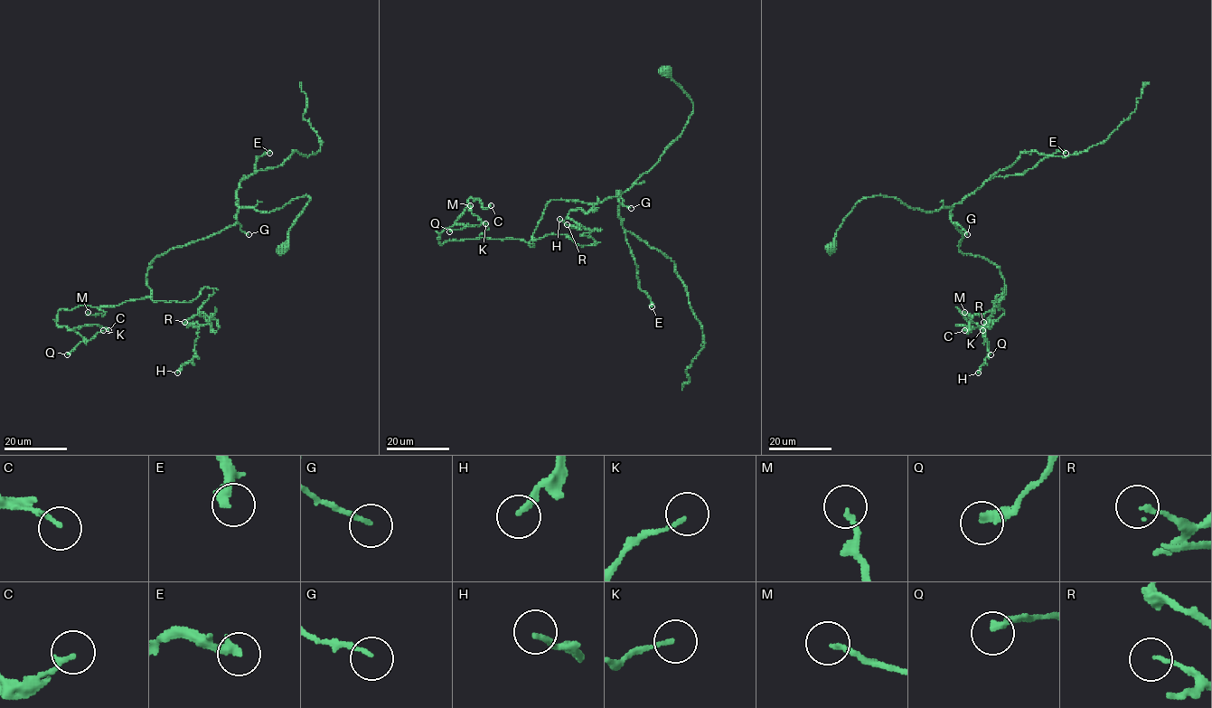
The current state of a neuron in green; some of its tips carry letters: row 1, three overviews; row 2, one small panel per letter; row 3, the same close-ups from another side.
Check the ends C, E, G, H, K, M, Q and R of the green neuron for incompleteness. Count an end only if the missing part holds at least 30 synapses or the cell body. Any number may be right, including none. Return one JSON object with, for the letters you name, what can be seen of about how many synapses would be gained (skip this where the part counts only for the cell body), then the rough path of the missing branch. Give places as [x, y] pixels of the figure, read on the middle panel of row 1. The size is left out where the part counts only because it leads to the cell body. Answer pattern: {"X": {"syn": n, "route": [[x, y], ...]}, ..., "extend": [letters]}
{"M": {"syn": 35, "route": [[470, 205], [464, 200], [464, 179], [467, 174], [459, 185], [453, 187]]}, "extend": ["M"]}

